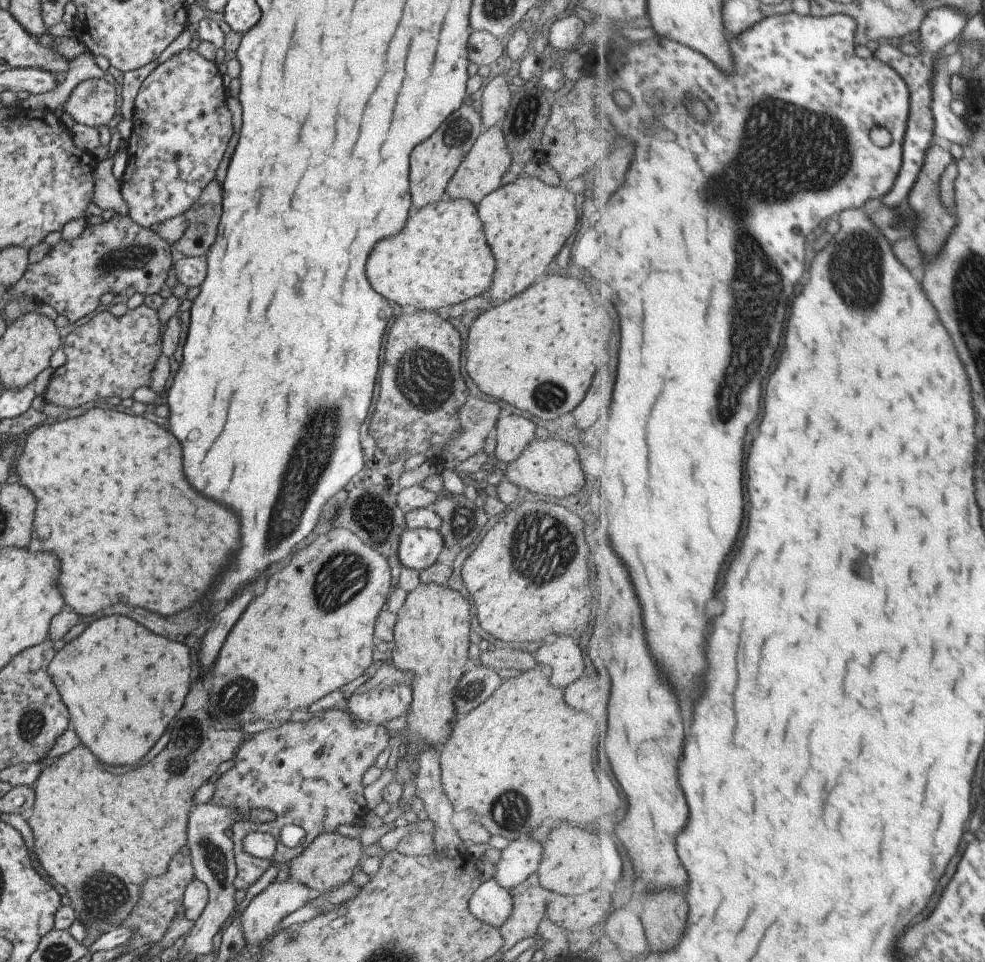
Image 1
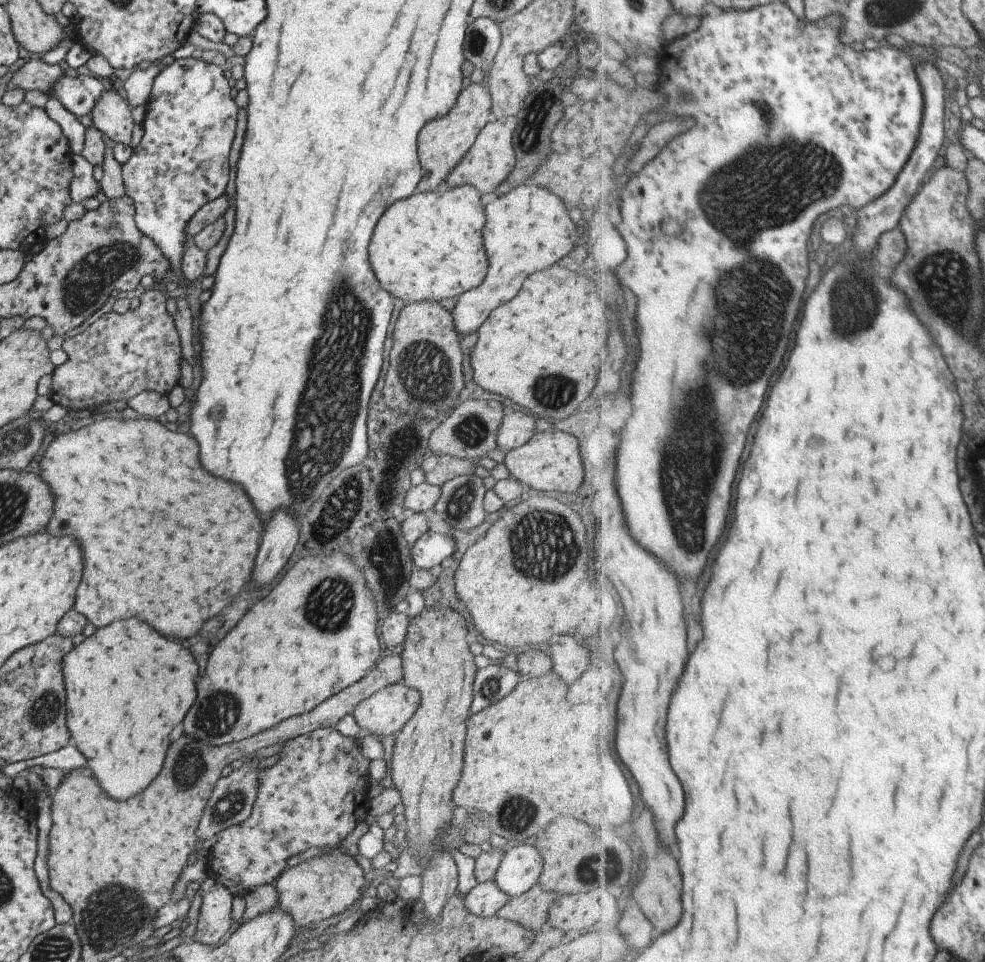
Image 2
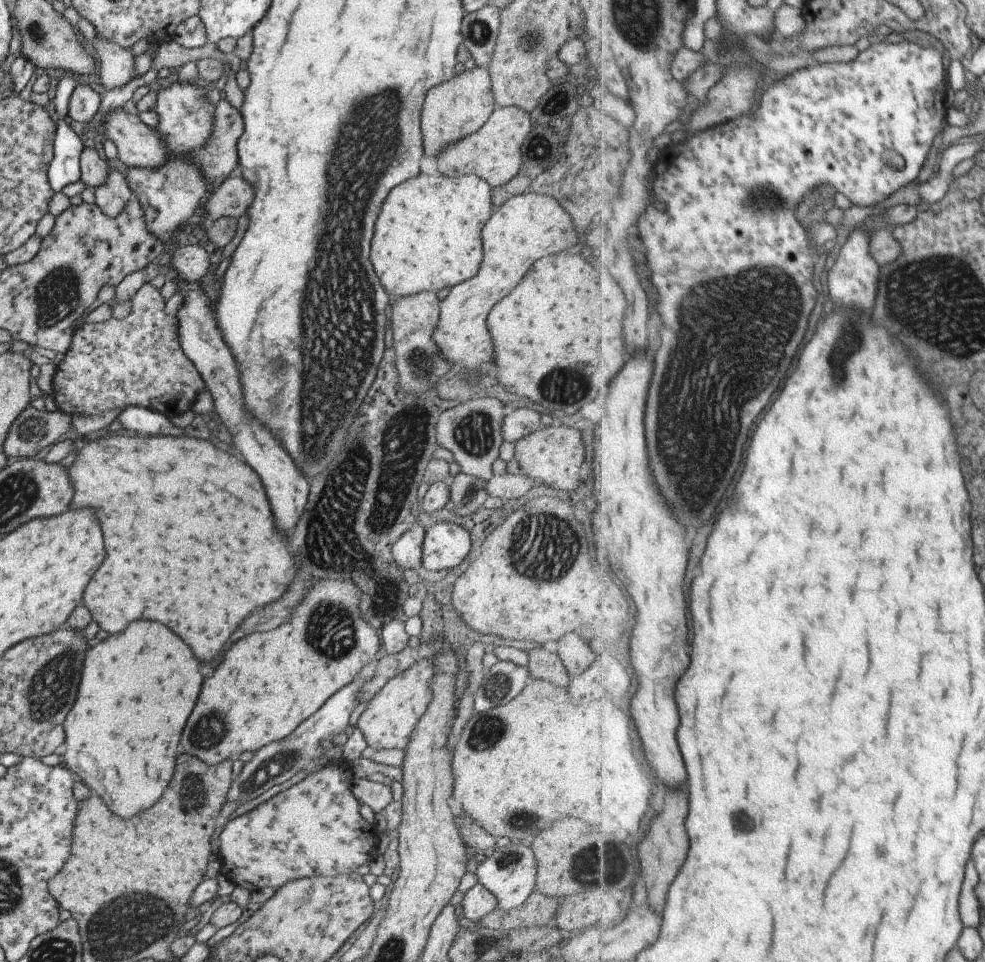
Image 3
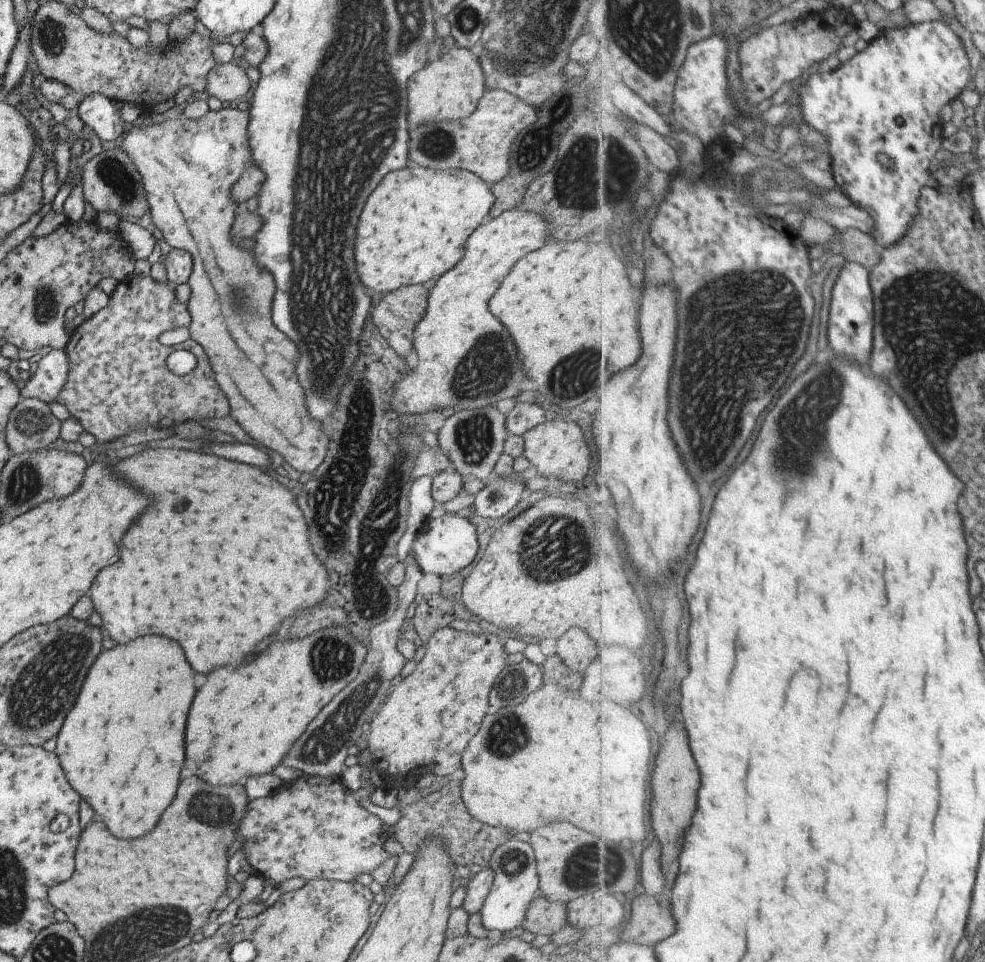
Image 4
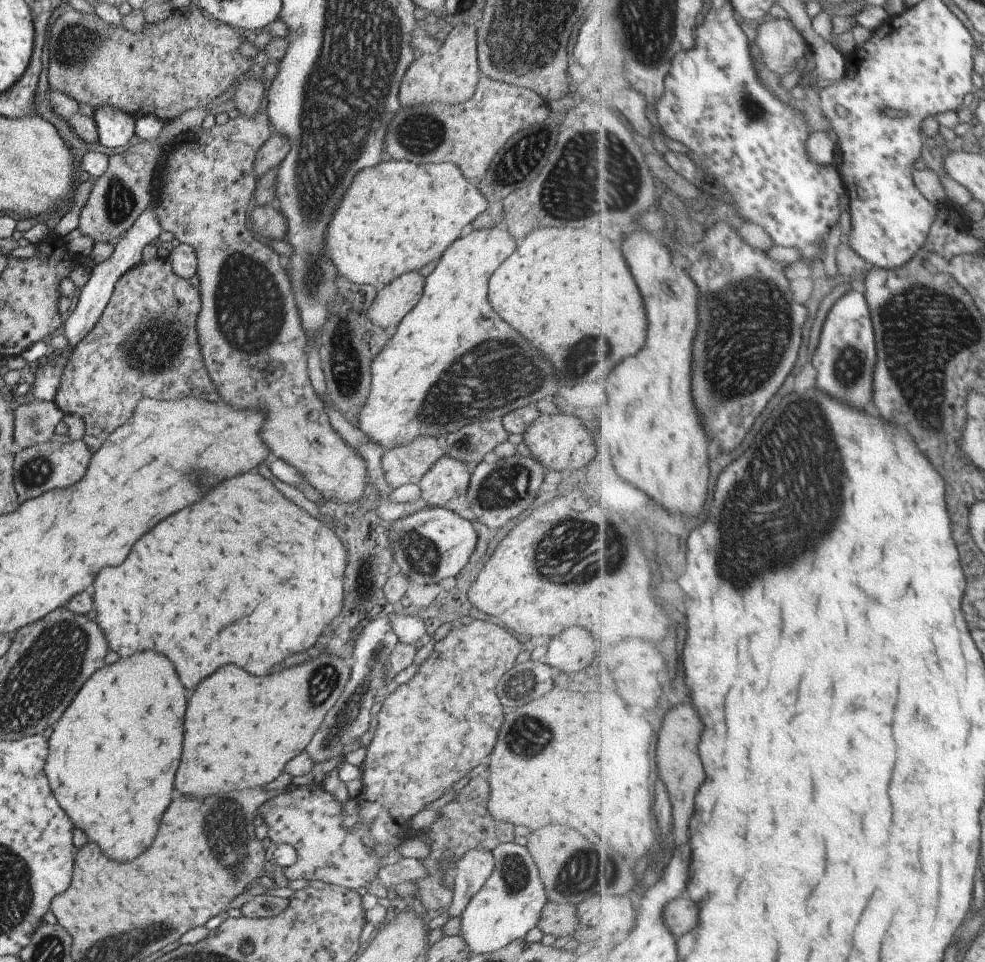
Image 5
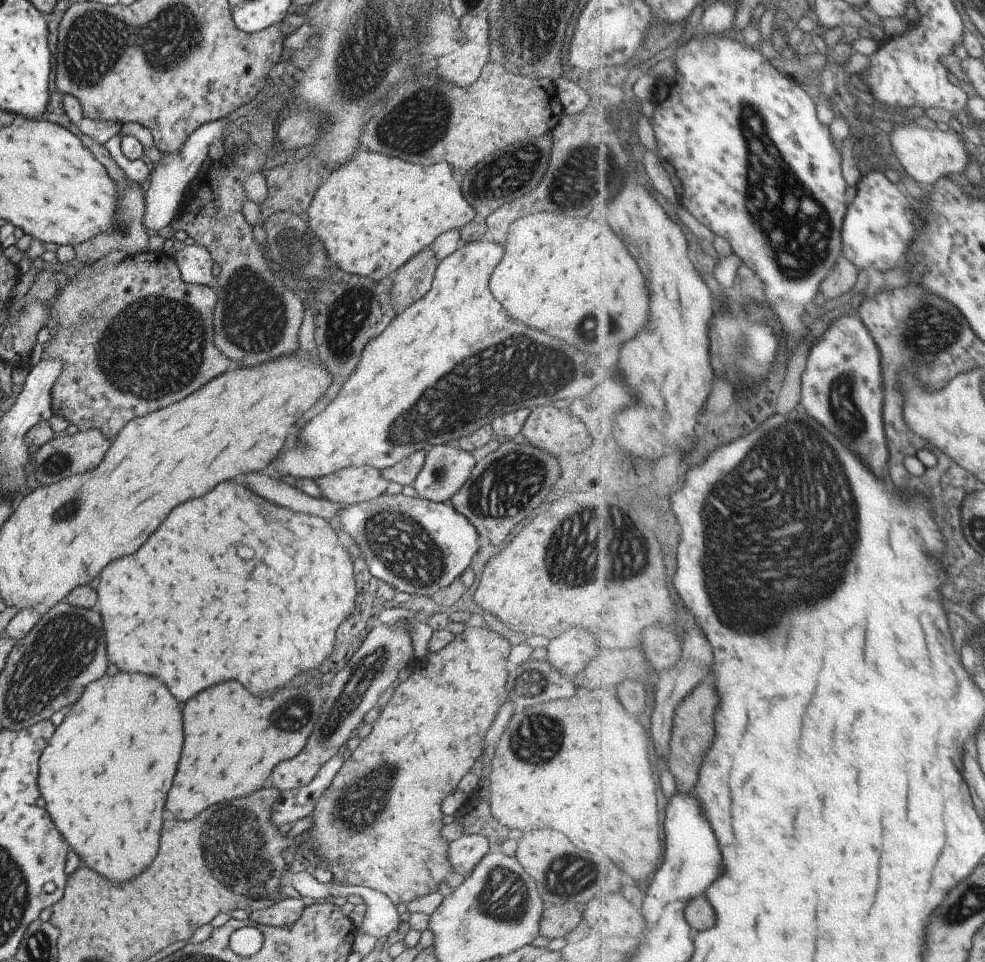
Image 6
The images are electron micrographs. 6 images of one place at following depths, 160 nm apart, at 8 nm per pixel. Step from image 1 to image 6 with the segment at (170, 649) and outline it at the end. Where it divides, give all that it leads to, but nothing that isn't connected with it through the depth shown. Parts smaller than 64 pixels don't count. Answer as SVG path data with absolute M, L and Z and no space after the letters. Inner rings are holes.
M117 672L113 676L105 674L103 678L91 682L89 686L85 686L79 700L69 708L63 722L55 728L55 732L51 736L51 742L47 742L46 747L41 751L38 758L38 777L36 780L39 792L41 792L40 798L43 798L43 806L45 806L47 814L53 818L55 828L69 842L69 846L77 852L81 862L85 862L89 868L93 868L95 872L103 874L109 880L125 882L125 880L137 876L153 860L153 856L157 852L157 846L159 846L157 838L159 838L159 828L161 828L161 810L163 810L165 794L167 794L167 790L171 786L171 778L175 774L175 766L177 766L177 760L179 760L179 750L181 750L181 710L179 710L177 700L169 694L169 690L165 690L163 682L159 682L153 676L145 676L145 674ZM105 678L141 678L141 680L105 680Z

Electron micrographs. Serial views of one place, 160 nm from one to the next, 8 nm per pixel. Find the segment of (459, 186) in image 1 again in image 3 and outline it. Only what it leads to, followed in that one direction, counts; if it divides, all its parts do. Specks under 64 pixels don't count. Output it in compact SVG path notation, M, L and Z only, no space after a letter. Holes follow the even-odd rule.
M513 106L495 108L477 132L460 139L453 146L447 146L435 158L437 170L449 178L474 174L484 180L490 189L501 186L509 182L521 166L519 144L523 136L529 132L530 126L530 116L525 110Z

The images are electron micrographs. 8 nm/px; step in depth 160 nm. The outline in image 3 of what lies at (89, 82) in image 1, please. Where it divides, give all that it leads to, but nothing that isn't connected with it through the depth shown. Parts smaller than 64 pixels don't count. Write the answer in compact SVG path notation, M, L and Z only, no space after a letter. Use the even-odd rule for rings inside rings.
M117 108L103 117L102 135L117 149L118 159L129 167L152 169L164 163L168 151L153 128L139 121L134 112Z

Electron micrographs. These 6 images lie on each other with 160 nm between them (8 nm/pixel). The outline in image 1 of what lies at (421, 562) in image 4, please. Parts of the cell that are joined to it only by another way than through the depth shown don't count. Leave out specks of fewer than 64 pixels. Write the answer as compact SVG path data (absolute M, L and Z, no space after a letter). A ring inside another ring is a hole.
M426 528L403 529L398 538L396 555L402 566L422 571L431 566L445 546L438 531Z

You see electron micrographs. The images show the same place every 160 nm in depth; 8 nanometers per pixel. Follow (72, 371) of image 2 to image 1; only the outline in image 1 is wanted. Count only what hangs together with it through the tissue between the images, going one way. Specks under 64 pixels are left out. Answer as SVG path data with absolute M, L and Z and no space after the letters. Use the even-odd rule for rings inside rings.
M142 304L127 309L117 318L109 311L102 311L87 323L73 328L62 343L65 362L53 371L48 380L42 394L45 403L68 409L110 396L131 400L136 388L148 388L149 371L161 353L156 310Z

